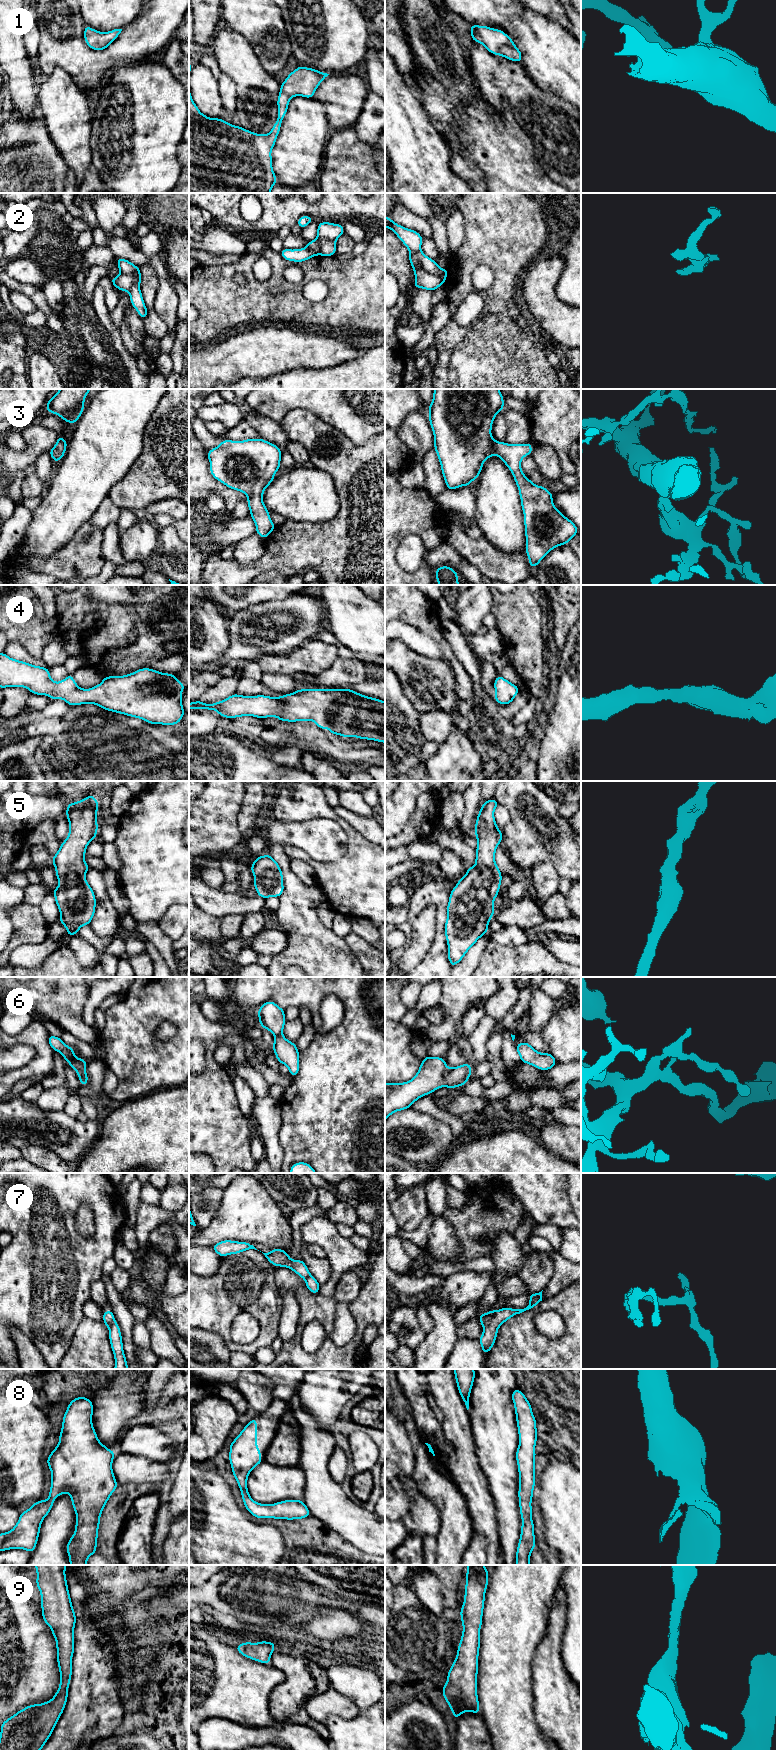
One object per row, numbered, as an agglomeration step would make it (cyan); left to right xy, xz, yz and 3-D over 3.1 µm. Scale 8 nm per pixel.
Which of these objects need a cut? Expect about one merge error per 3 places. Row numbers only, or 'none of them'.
2, 7

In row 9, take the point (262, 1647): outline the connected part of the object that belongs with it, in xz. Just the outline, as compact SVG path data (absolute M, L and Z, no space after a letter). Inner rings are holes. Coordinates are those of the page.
M260 1641L258 1643L244 1642L235 1648L241 1655L249 1659L263 1664L270 1664L270 1658L276 1646L271 1641Z

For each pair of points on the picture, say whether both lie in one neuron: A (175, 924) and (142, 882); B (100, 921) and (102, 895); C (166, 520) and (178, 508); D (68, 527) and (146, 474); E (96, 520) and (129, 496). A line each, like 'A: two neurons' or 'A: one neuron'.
A: two neurons
B: one neuron
C: two neurons
D: two neurons
E: two neurons

